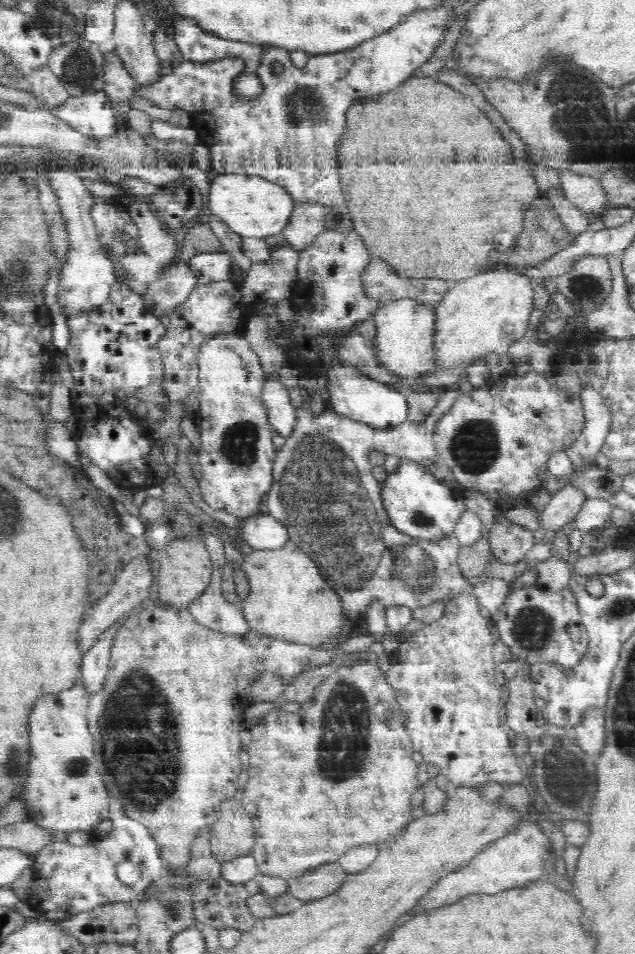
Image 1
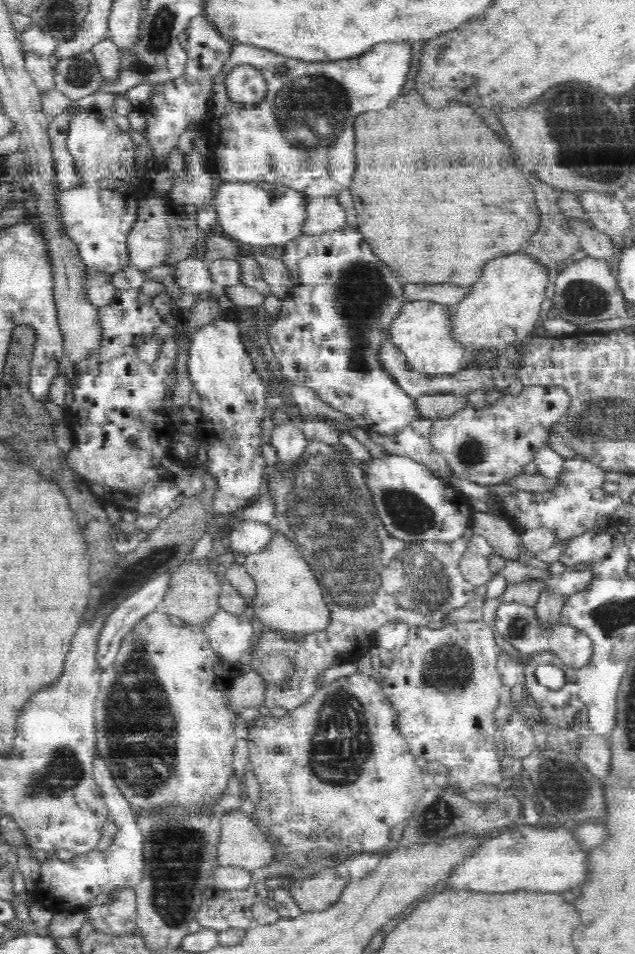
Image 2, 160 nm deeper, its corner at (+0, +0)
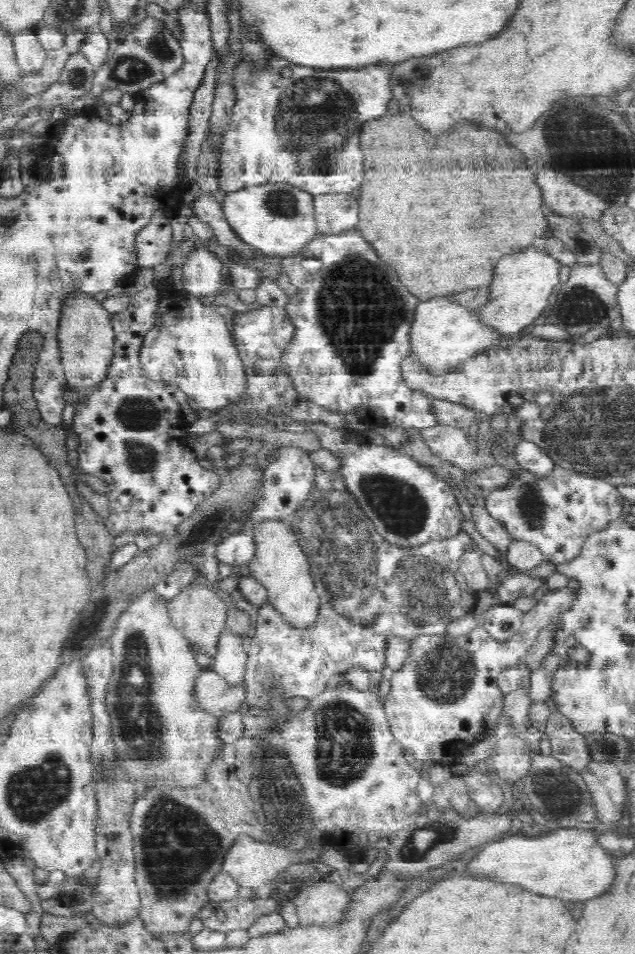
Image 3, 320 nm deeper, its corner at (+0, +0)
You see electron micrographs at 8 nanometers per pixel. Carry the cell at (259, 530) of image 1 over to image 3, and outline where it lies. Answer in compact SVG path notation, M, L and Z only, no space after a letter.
M244 529L223 540L217 546L215 557L240 570L243 564L255 557L255 550L255 535L249 529Z

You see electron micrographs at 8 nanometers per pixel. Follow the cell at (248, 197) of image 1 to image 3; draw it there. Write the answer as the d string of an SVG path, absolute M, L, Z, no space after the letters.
M261 183L219 195L228 225L236 237L257 249L260 255L277 258L296 254L302 246L317 238L313 197L287 183Z

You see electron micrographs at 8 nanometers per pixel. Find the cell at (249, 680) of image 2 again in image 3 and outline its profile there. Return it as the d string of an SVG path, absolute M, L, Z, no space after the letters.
M209 670L199 680L198 697L208 713L220 717L237 712L246 704L246 682L232 684Z

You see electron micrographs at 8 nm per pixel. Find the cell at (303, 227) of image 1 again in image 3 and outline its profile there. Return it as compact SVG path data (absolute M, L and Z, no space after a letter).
M344 193L314 197L313 211L320 235L354 229L359 220L358 202Z

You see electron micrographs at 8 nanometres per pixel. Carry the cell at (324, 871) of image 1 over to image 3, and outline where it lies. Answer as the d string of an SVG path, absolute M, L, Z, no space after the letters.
M332 875L302 885L292 901L300 923L336 922L342 915L348 896L342 882Z

